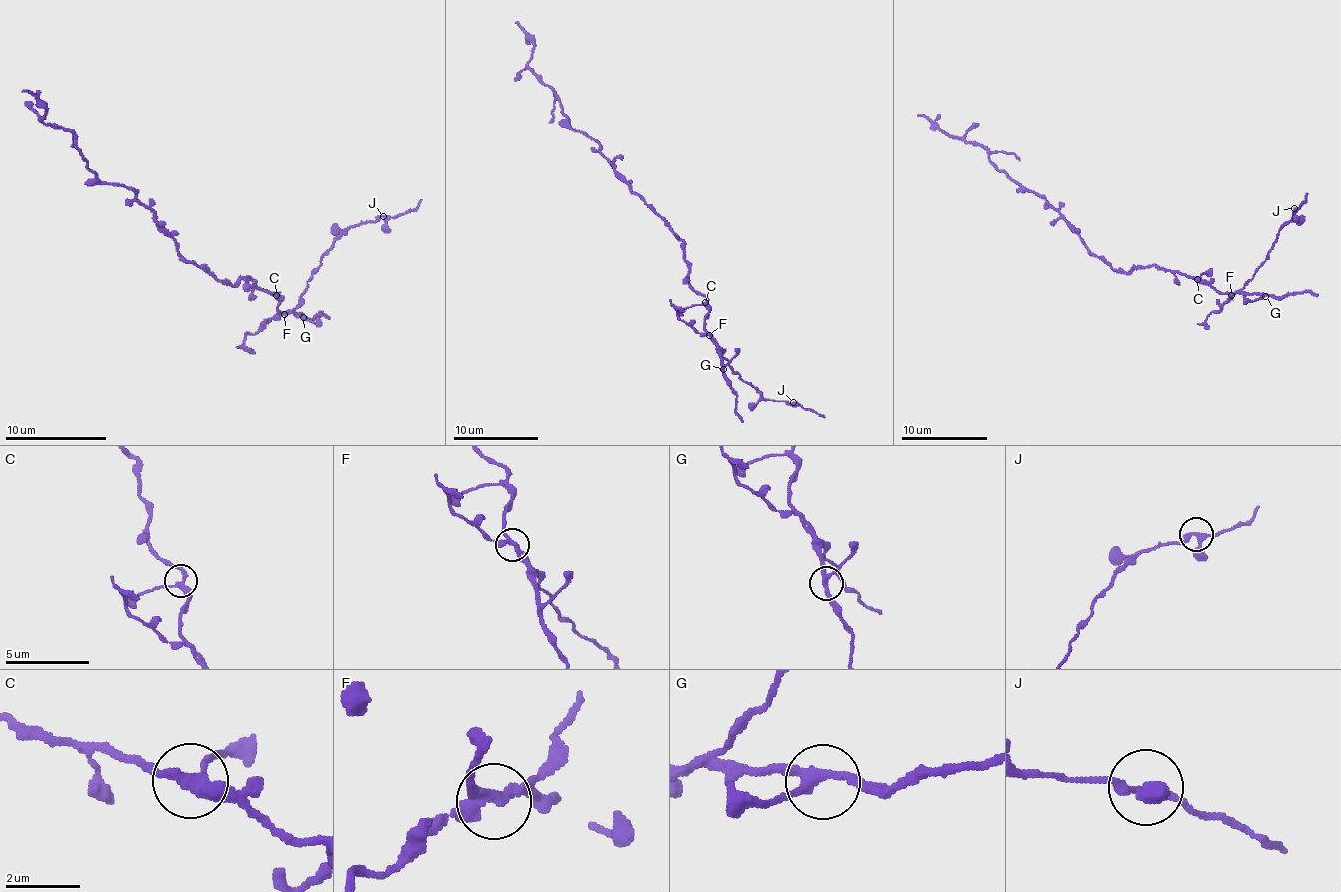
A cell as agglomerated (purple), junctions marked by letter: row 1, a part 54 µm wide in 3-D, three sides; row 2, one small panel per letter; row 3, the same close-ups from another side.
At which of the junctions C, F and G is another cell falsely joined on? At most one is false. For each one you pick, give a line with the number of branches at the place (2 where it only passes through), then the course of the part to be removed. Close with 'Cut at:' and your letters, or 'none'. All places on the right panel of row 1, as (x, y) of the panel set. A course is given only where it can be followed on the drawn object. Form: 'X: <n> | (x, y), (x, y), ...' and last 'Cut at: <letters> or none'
F: 4 | (1231, 294), (1244, 287), (1308, 192)
Cut at: F

